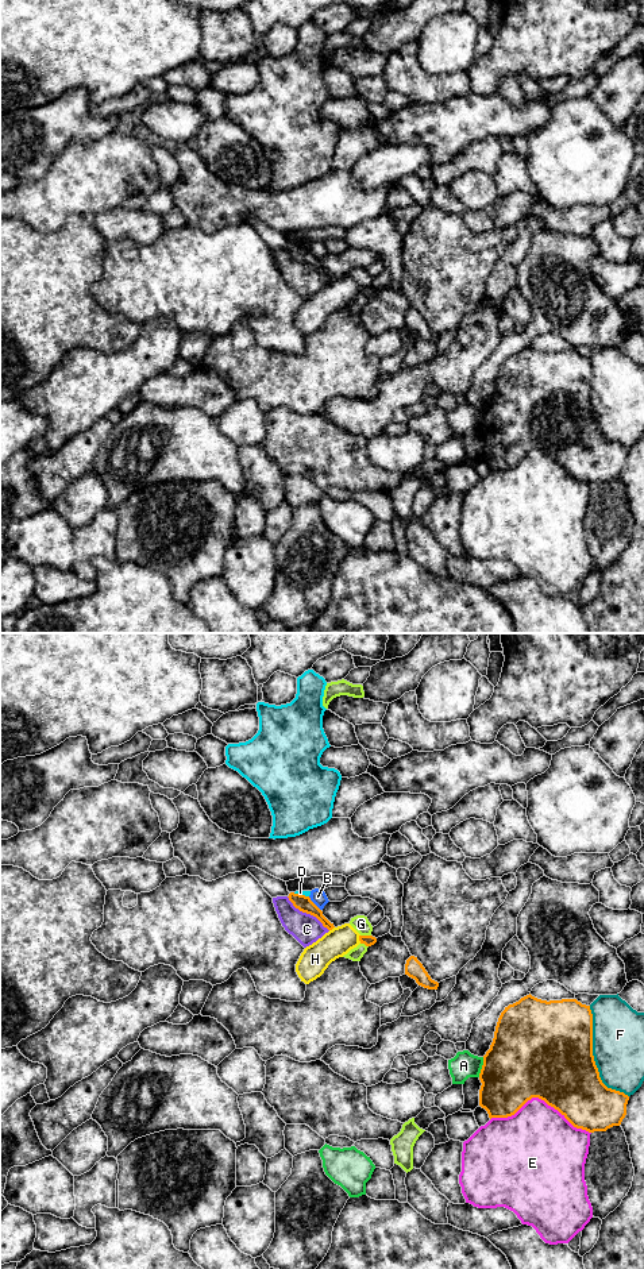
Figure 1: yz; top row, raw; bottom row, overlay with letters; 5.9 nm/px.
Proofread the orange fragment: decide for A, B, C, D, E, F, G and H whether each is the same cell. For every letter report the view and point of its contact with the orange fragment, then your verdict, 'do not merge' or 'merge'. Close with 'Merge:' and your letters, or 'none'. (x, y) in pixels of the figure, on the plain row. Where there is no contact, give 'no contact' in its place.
A: yz (482, 419) | do not merge
B: yz (313, 255) | do not merge
C: yz (307, 265) | do not merge
D: yz (301, 247) | do not merge
E: yz (540, 450) | do not merge
F: yz (593, 409) | do not merge
G: yz (366, 288) | do not merge
H: yz (359, 290) | do not merge
Merge: none

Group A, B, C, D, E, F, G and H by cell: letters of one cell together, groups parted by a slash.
A / B / C / D / E / F / G / H

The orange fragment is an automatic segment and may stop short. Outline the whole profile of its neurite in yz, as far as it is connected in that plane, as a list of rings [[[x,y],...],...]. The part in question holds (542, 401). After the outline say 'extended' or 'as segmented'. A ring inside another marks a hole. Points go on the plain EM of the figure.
[[[529,346],[505,359],[498,370],[490,401],[483,408],[479,432],[479,458],[487,463],[490,471],[514,467],[532,450],[544,452],[574,479],[589,485],[620,478],[626,467],[629,448],[602,435],[593,408],[593,366],[590,358],[576,351],[547,354]]]; as segmented

